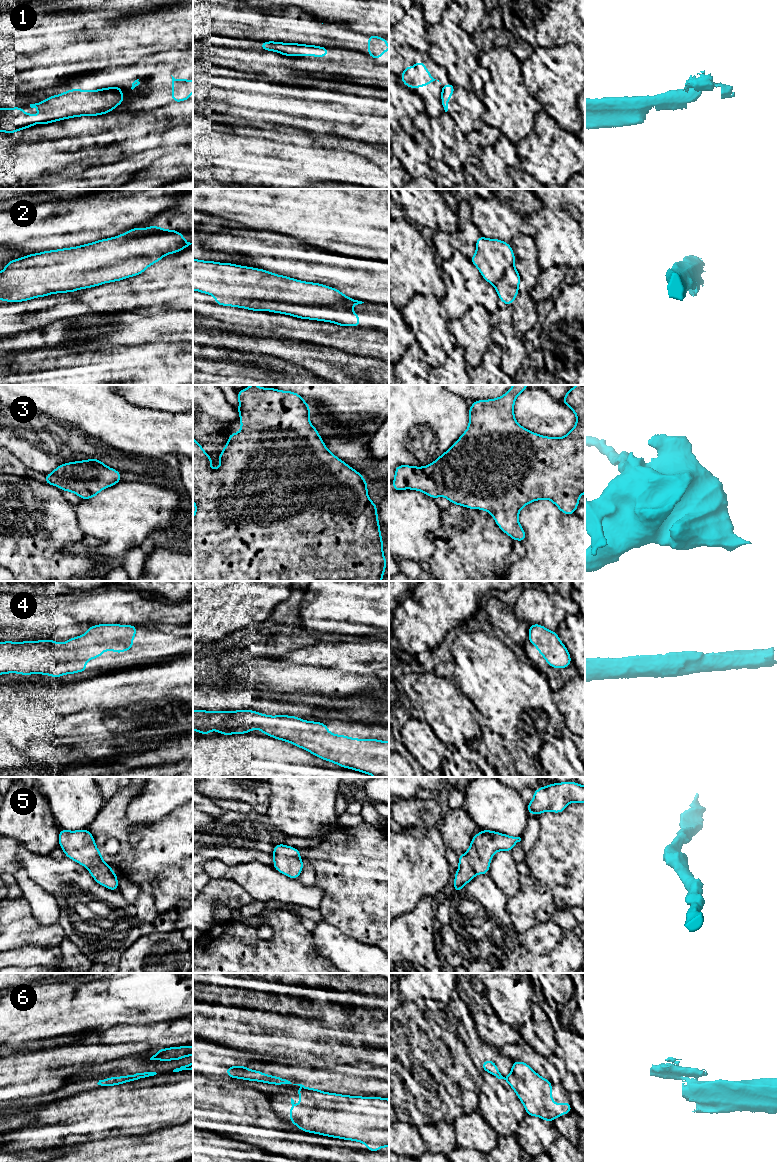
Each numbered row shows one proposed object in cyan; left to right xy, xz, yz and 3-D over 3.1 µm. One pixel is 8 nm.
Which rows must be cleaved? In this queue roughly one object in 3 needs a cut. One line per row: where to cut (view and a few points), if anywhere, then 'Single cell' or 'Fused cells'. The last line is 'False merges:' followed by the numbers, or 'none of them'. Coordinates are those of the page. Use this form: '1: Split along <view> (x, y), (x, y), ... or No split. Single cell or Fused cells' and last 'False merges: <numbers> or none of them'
1: Split along xy (114, 87), (119, 90). Fused cells
2: No split. Single cell
3: No split. Single cell
4: No split. Single cell
5: No split. Single cell
6: Split along xz (300, 1088), (320, 1092). Fused cells
False merges: 1, 6

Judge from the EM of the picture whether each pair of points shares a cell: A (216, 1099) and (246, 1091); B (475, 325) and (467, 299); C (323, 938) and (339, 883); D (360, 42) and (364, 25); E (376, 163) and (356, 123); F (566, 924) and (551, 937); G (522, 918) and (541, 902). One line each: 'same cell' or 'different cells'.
A: same cell
B: different cells
C: different cells
D: different cells
E: different cells
F: different cells
G: same cell

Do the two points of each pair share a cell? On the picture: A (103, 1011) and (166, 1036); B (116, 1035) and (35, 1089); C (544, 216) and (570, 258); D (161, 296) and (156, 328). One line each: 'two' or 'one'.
A: two
B: two
C: one
D: two

